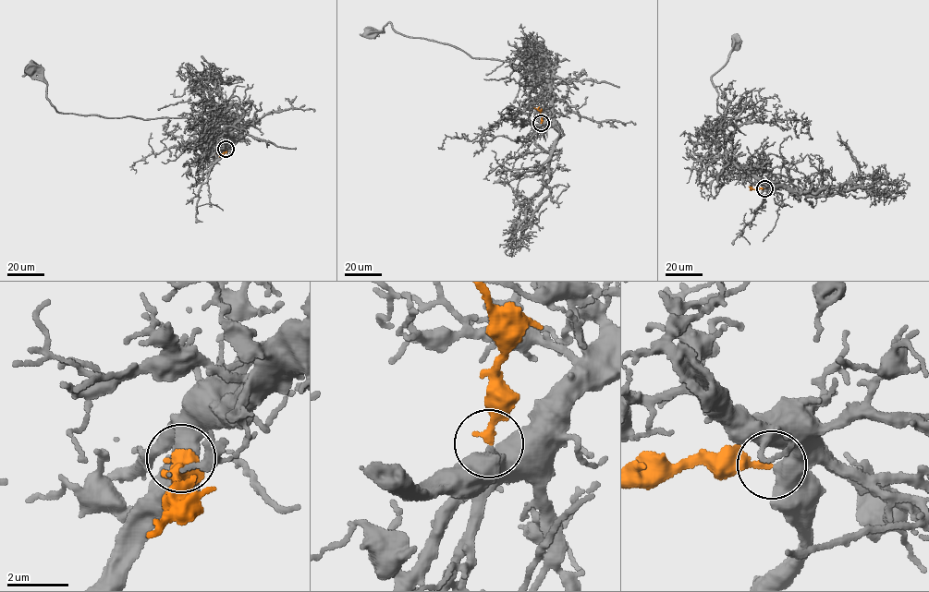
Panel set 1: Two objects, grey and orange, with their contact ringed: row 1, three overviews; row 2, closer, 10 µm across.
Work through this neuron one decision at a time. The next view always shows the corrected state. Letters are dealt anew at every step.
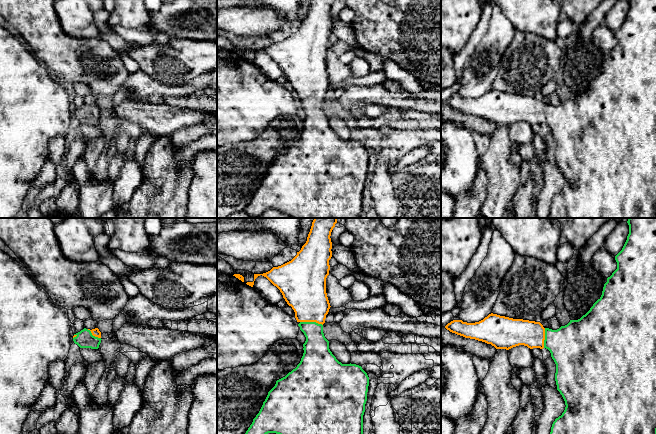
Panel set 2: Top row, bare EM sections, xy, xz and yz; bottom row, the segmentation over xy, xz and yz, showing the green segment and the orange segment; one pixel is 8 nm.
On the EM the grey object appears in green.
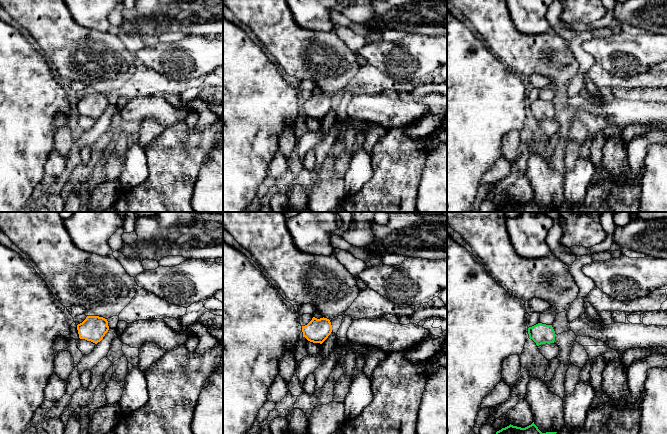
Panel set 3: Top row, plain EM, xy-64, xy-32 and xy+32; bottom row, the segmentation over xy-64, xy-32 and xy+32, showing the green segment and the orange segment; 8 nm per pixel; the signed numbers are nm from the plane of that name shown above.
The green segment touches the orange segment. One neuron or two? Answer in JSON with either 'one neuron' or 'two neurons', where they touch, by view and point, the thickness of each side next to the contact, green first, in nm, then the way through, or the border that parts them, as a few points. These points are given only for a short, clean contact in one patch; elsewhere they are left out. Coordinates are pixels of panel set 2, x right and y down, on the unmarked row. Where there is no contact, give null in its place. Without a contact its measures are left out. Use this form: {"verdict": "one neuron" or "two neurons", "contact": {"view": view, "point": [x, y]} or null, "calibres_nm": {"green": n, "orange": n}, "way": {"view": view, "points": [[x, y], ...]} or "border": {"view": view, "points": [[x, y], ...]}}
{"verdict": "one neuron", "contact": {"view": "xz", "point": [311, 98]}, "calibres_nm": {"green": 200, "orange": 320}}

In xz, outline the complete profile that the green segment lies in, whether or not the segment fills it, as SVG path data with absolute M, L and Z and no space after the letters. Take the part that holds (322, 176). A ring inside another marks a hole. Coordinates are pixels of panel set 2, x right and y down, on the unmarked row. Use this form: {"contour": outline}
{"contour": "M312 0L306 19L289 38L273 43L263 50L254 50L255 55L262 51L276 62L283 74L295 88L295 94L306 117L303 132L295 145L276 157L268 168L263 181L253 195L245 211L250 217L260 217L268 209L276 209L293 218L360 218L363 214L363 191L367 177L369 153L361 142L342 140L329 125L329 117L323 109L323 100L330 85L326 69L326 54L329 51L329 36L332 33L331 8L335 0Z"}

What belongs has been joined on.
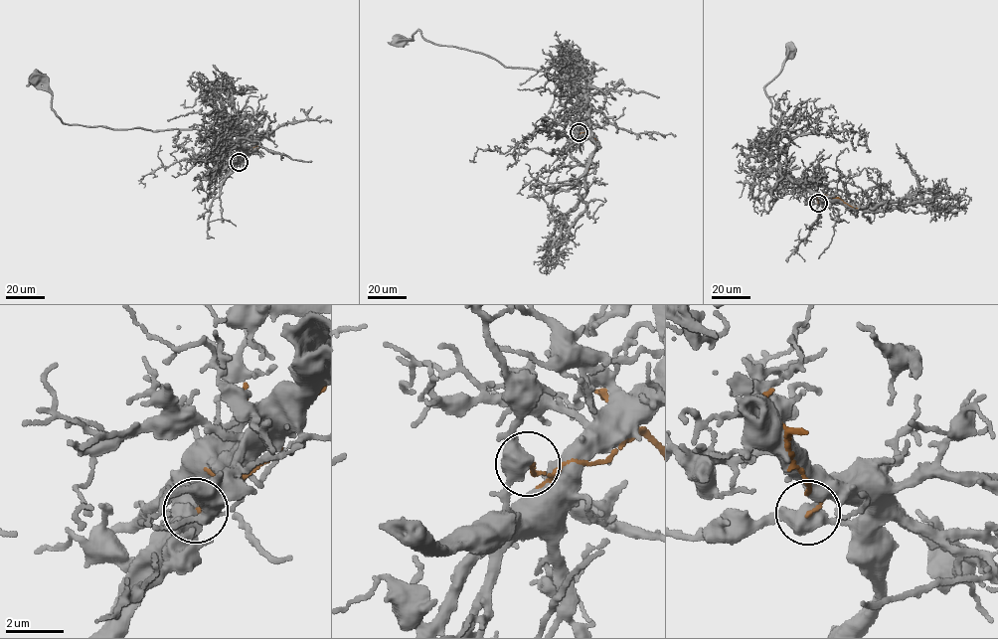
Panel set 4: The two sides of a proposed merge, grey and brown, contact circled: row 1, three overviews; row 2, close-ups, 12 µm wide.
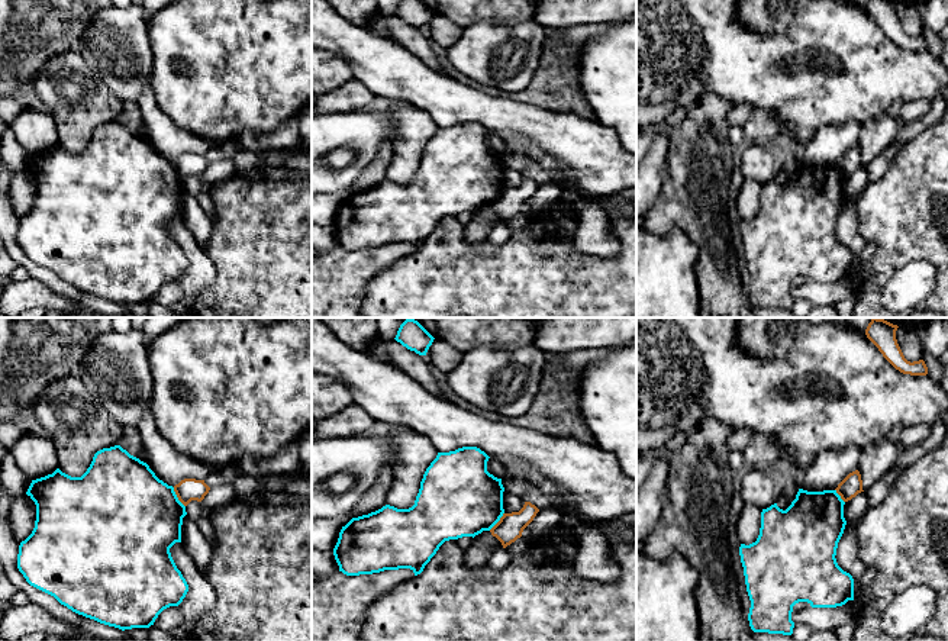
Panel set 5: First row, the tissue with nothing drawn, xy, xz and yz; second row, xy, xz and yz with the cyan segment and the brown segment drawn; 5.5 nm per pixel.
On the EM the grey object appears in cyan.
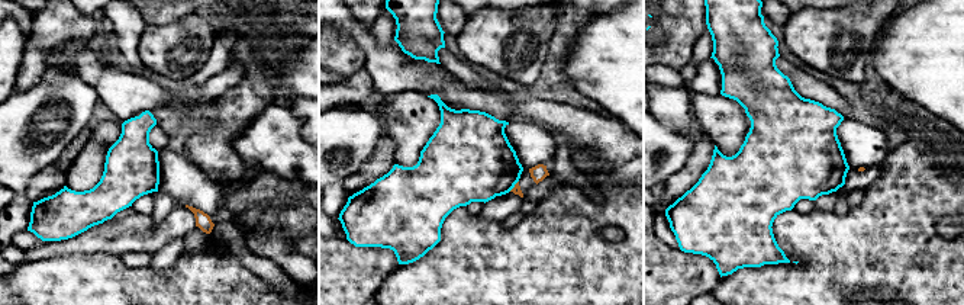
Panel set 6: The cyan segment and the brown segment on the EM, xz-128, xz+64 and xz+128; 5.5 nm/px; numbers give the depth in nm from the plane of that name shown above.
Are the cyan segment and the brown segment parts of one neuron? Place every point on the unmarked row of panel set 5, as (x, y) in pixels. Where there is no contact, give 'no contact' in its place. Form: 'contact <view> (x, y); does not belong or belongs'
contact xy (177, 173); does not belong

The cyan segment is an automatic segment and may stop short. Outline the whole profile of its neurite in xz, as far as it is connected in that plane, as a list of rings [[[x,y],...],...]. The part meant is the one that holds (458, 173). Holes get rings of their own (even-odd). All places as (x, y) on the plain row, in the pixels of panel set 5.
[[[477,122],[438,128],[423,149],[412,183],[397,184],[386,180],[368,190],[352,193],[342,202],[333,223],[339,247],[359,251],[410,244],[417,251],[445,216],[474,213],[483,206],[490,206],[504,189],[504,162],[502,154],[487,146],[488,133]]]

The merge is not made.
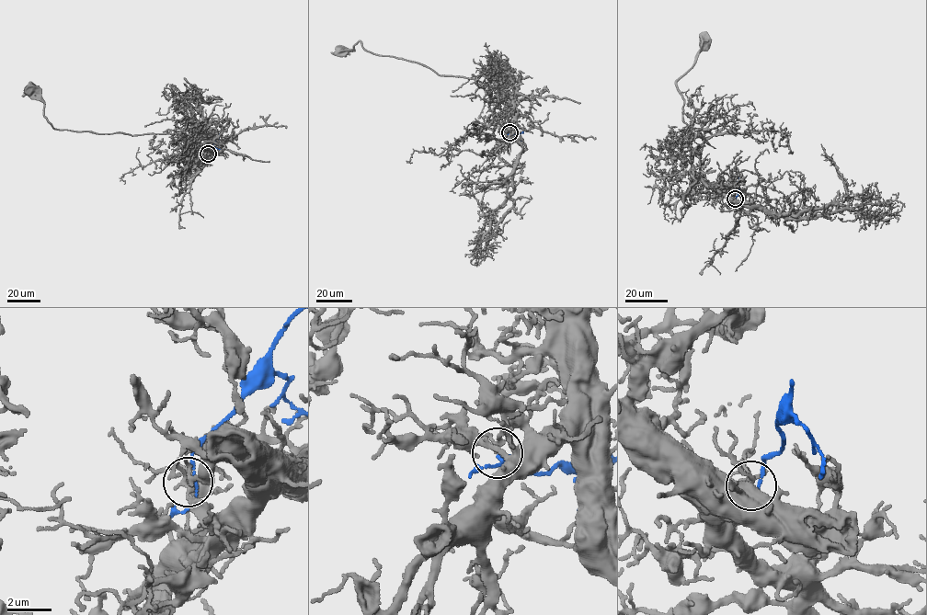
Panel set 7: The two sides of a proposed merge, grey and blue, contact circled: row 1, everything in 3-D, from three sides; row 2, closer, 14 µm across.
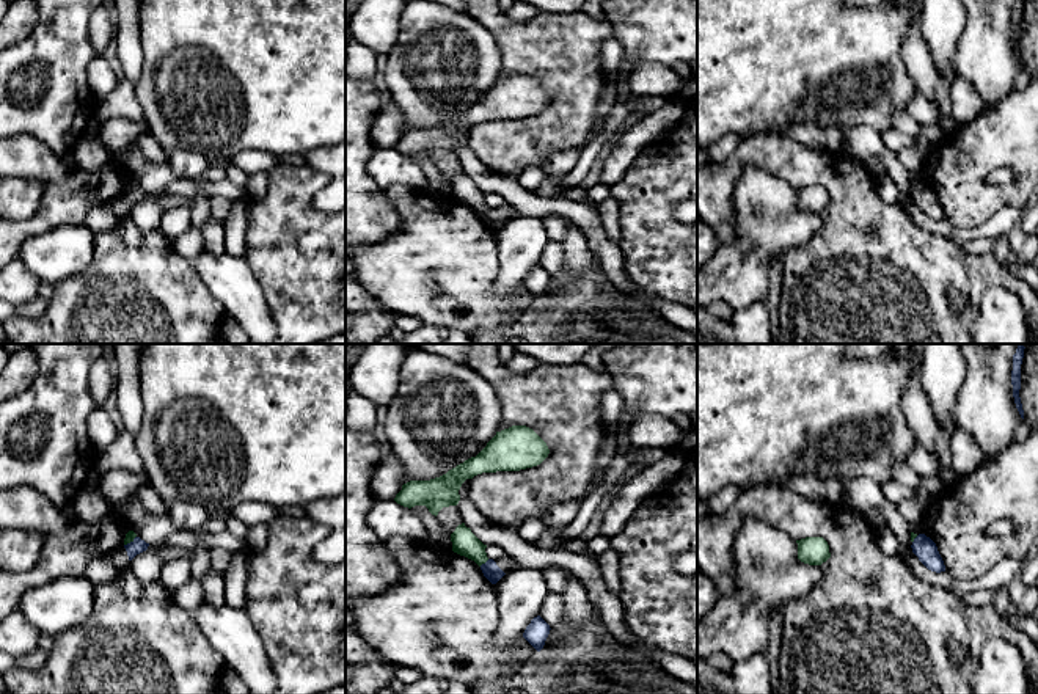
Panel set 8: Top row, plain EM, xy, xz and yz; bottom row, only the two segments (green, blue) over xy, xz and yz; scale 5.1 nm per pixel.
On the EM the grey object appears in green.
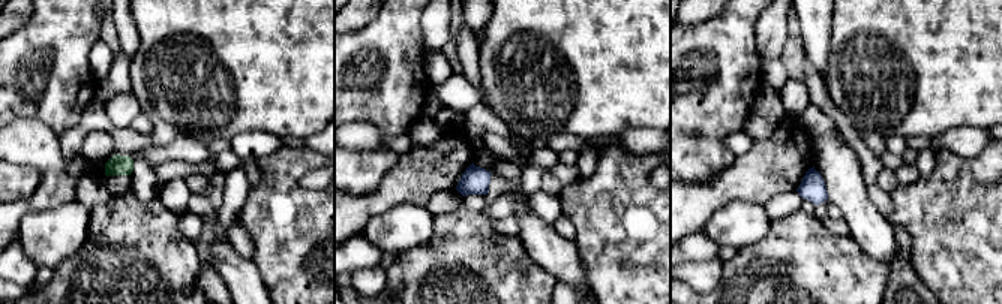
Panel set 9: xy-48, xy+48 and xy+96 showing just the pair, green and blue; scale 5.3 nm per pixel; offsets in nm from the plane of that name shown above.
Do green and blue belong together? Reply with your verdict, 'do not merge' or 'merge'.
do not merge

